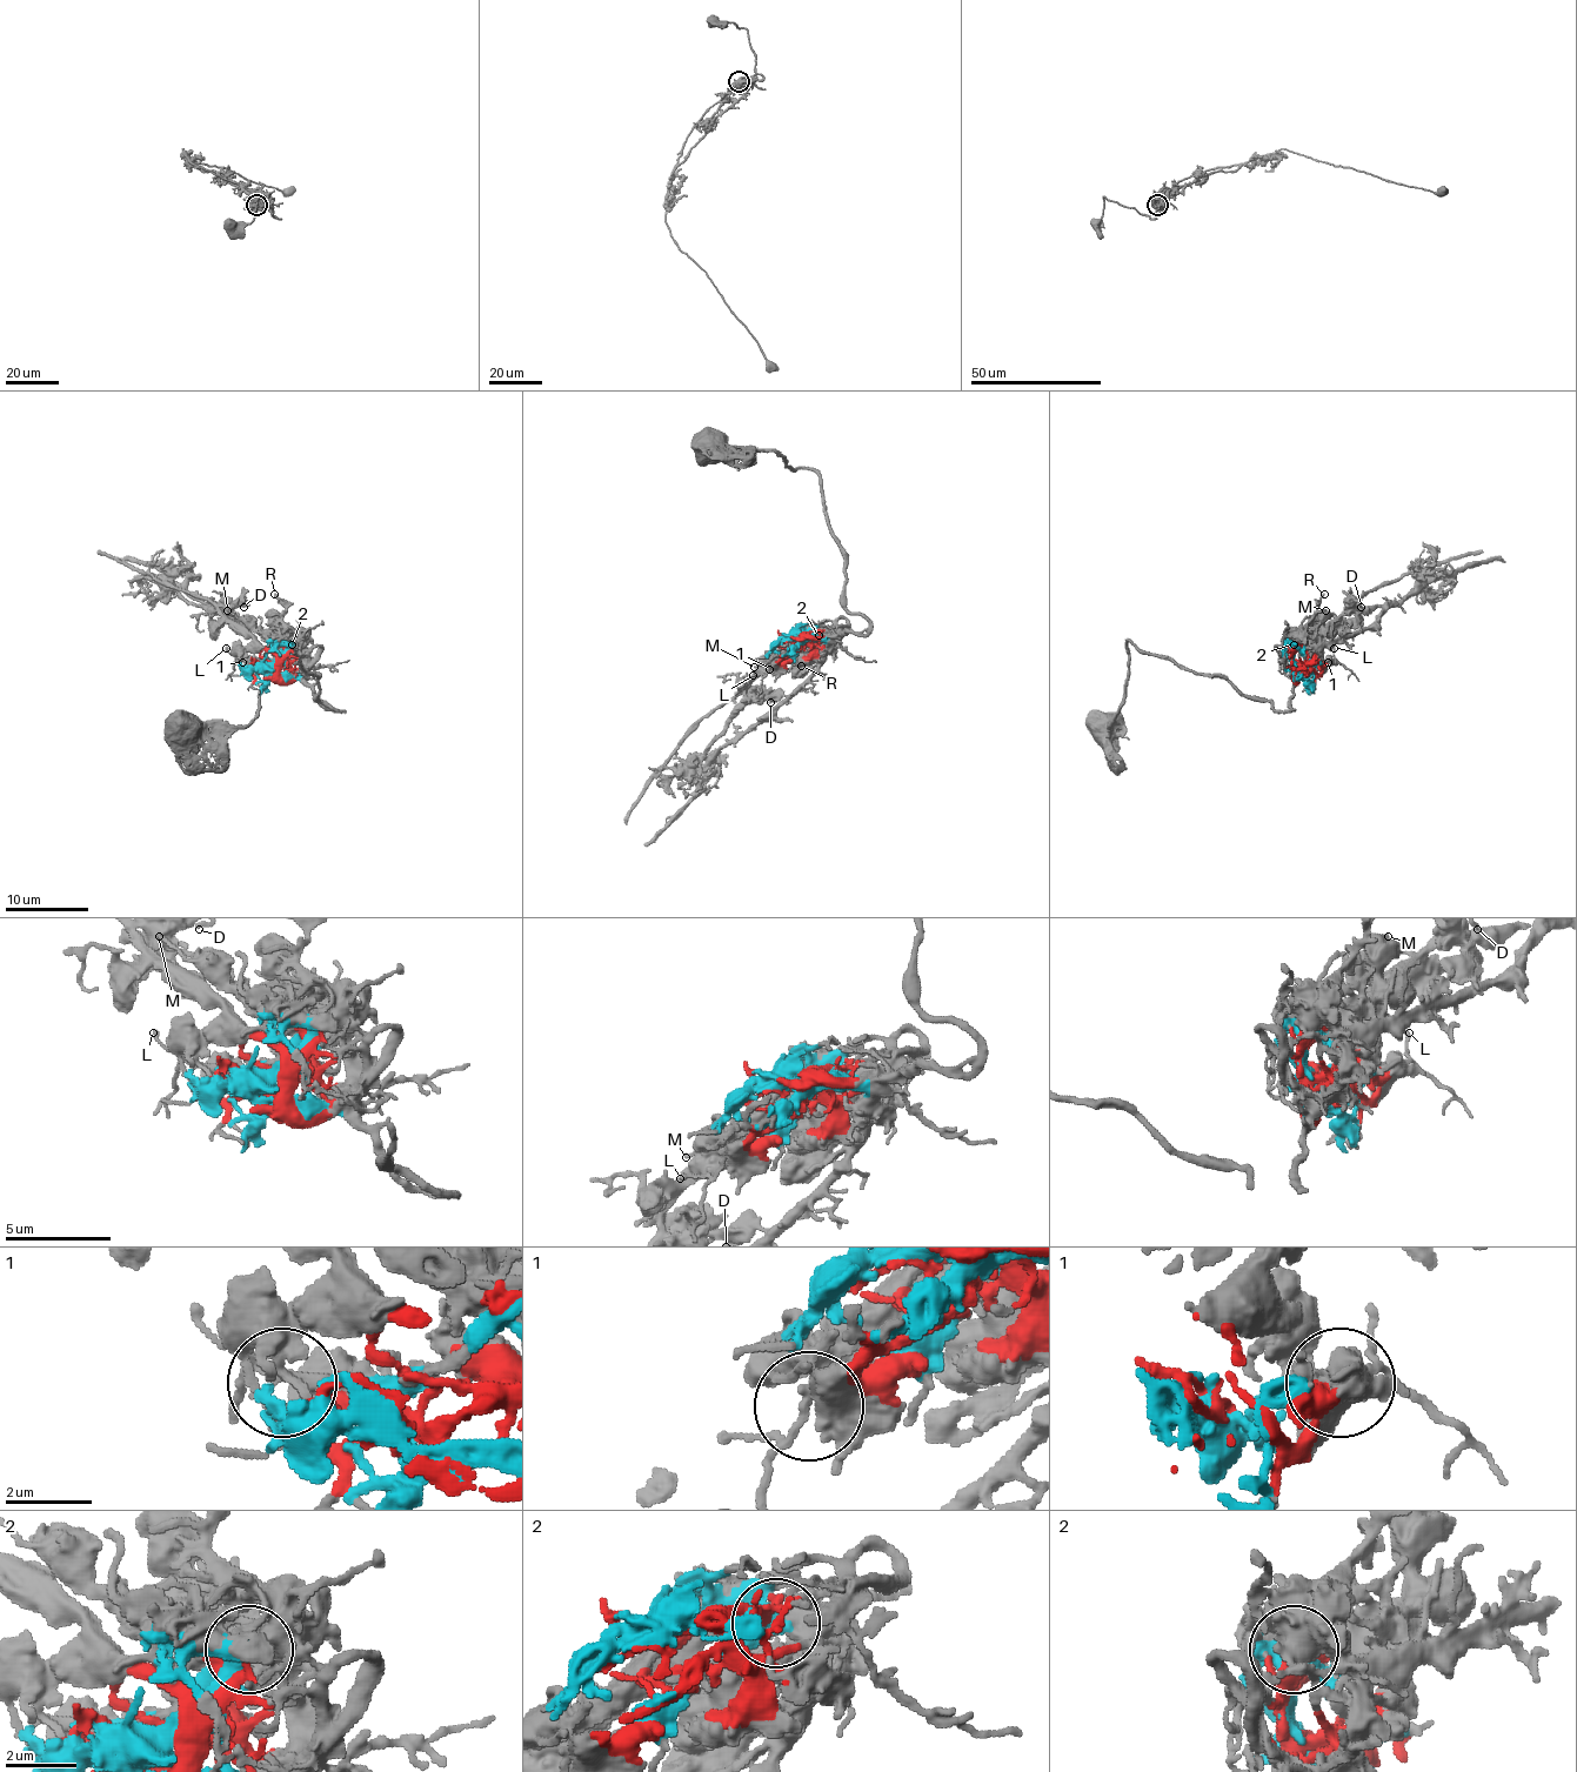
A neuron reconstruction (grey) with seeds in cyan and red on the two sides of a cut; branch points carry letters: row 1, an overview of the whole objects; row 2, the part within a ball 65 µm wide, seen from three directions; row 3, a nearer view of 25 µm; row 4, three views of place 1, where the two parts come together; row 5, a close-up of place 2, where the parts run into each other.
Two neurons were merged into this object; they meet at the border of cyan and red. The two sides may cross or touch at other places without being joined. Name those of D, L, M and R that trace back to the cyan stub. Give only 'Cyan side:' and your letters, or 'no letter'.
Cyan side: L, R

